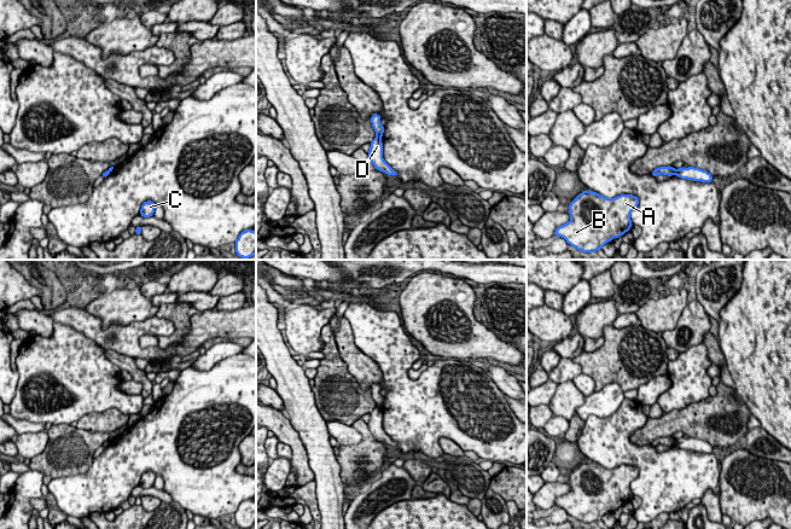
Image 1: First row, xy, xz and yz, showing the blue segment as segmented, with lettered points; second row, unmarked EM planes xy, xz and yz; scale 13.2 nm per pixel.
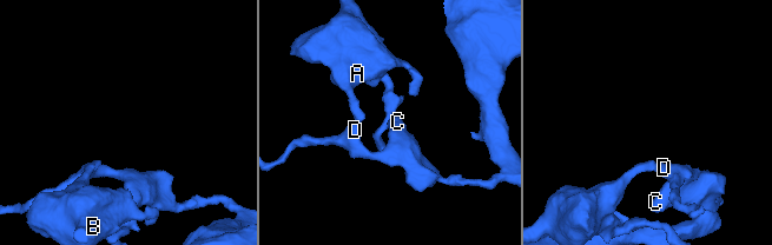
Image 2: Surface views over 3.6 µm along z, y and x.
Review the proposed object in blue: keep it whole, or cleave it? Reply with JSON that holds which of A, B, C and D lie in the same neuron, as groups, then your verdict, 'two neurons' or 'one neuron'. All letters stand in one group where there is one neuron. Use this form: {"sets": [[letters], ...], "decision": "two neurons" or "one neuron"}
{"sets": [["A", "B"], ["C", "D"]], "decision": "two neurons"}

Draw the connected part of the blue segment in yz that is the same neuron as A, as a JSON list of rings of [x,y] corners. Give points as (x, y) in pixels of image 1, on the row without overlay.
[[[586,460],[569,475],[571,490],[554,501],[566,513],[582,523],[600,521],[606,513],[622,507],[633,496],[630,483],[639,476],[634,465],[615,469]]]

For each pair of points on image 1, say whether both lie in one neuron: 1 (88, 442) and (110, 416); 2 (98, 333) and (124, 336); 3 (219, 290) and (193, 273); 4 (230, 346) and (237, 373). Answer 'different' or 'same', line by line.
1: different
2: same
3: different
4: different

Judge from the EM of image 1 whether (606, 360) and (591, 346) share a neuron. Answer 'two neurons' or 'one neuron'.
two neurons

